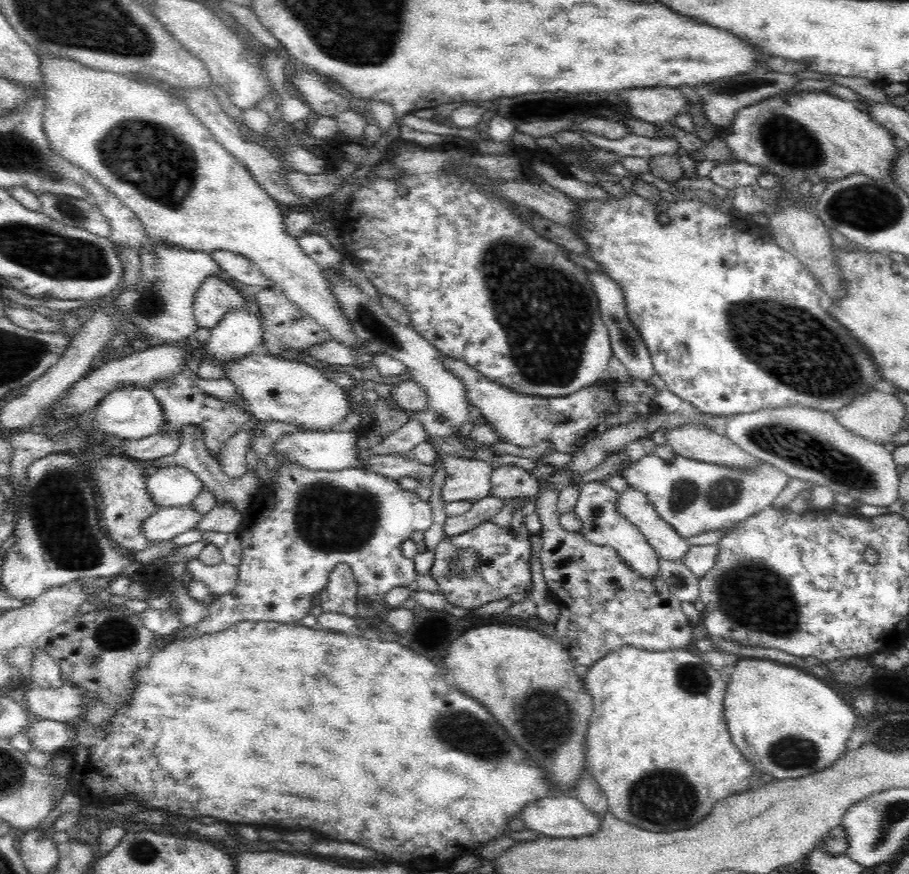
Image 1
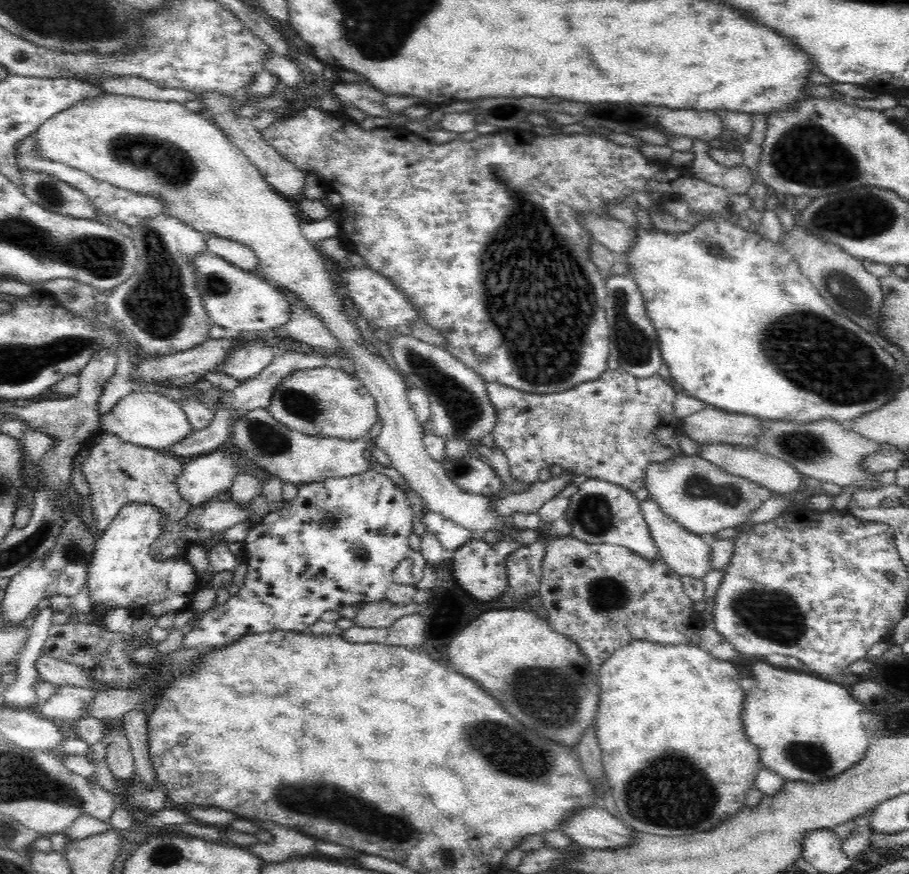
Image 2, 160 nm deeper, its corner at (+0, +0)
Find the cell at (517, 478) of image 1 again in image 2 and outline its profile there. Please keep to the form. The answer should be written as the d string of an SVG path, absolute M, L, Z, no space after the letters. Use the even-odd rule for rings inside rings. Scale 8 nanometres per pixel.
M618 367L617 370L608 369L596 380L564 392L536 394L494 382L487 383L486 391L498 415L498 422L492 430L493 440L507 456L512 478L520 482L533 484L539 480L542 468L550 469L559 464L563 470L576 475L606 480L631 491L640 490L646 487L646 468L650 463L664 462L683 454L678 439L683 434L682 419L674 413L678 388L659 375L637 378Z

